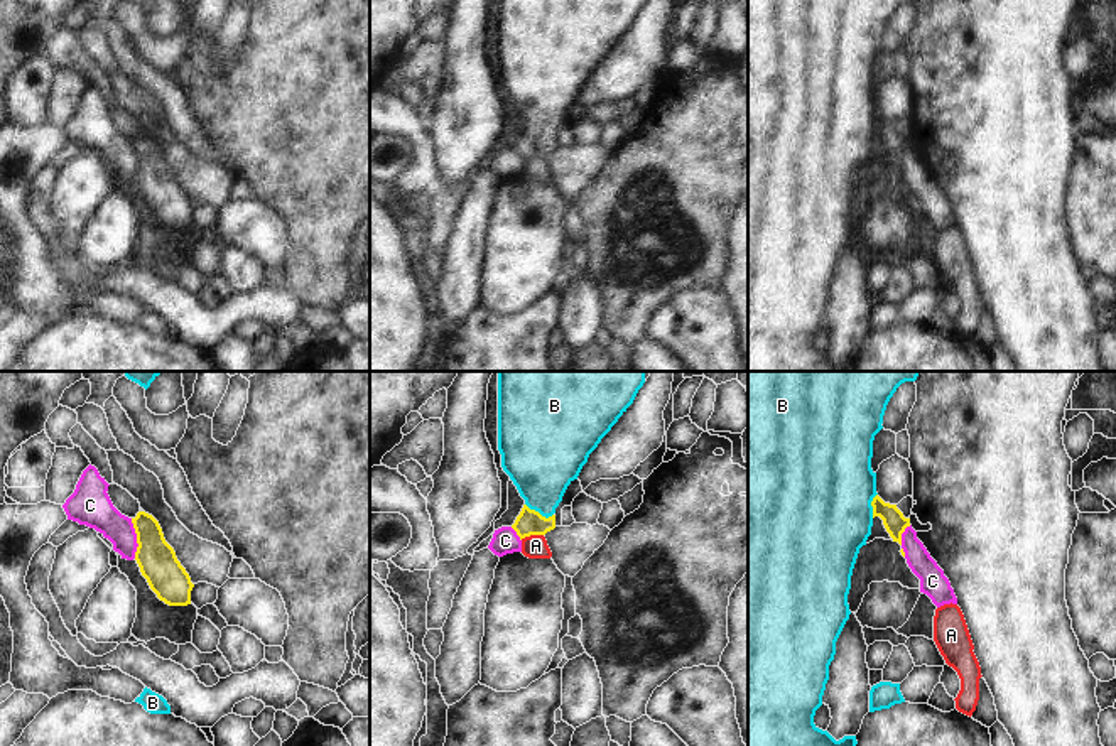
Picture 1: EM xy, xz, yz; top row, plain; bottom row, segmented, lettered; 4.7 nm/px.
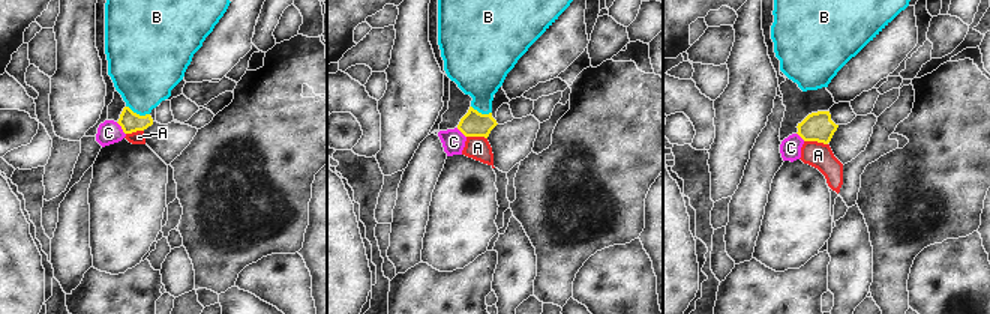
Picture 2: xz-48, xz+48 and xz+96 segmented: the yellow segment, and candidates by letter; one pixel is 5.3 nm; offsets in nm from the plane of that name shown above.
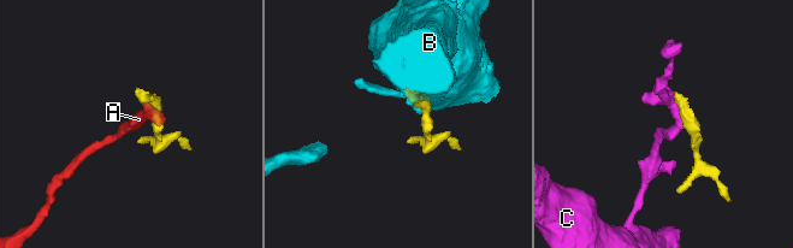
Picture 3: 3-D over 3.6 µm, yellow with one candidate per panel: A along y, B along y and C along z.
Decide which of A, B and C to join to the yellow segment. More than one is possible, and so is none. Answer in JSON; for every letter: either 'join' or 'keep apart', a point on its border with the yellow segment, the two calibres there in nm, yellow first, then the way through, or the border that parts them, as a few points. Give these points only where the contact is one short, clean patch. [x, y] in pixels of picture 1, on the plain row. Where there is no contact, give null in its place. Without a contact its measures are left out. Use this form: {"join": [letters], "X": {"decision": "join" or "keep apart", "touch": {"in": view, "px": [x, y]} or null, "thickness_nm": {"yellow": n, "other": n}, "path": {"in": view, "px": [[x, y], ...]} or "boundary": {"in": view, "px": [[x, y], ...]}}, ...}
{"join": ["B"], "A": {"decision": "keep apart", "touch": {"in": "xz", "px": [530, 156]}, "thickness_nm": {"yellow": 120, "other": 110}}, "B": {"decision": "join", "touch": {"in": "xz", "px": [537, 134]}, "thickness_nm": {"yellow": 120, "other": 340}, "path": {"in": "xz", "px": [[529, 144], [537, 134], [541, 81]]}}, "C": {"decision": "keep apart", "touch": {"in": "xy", "px": [137, 161]}, "thickness_nm": {"yellow": 180, "other": 170}}}

